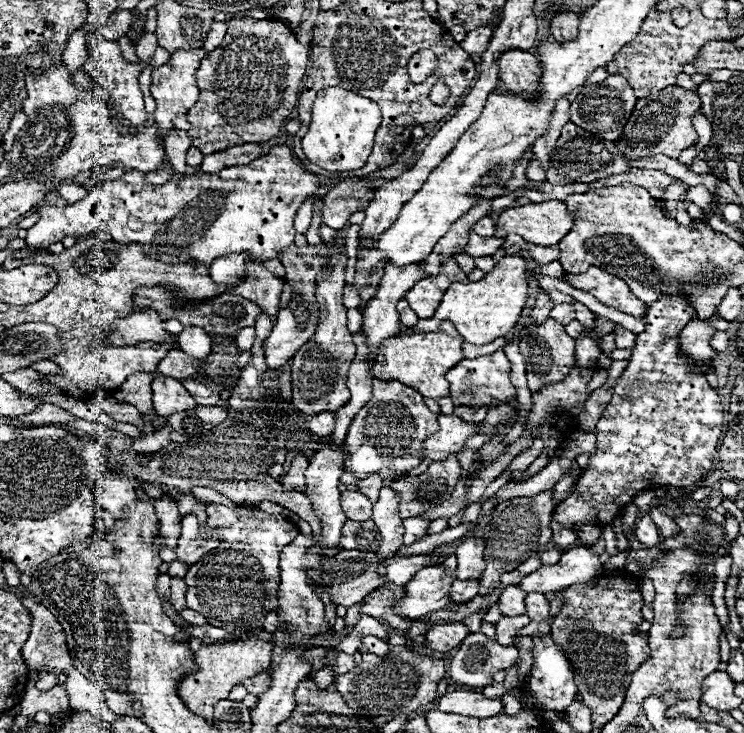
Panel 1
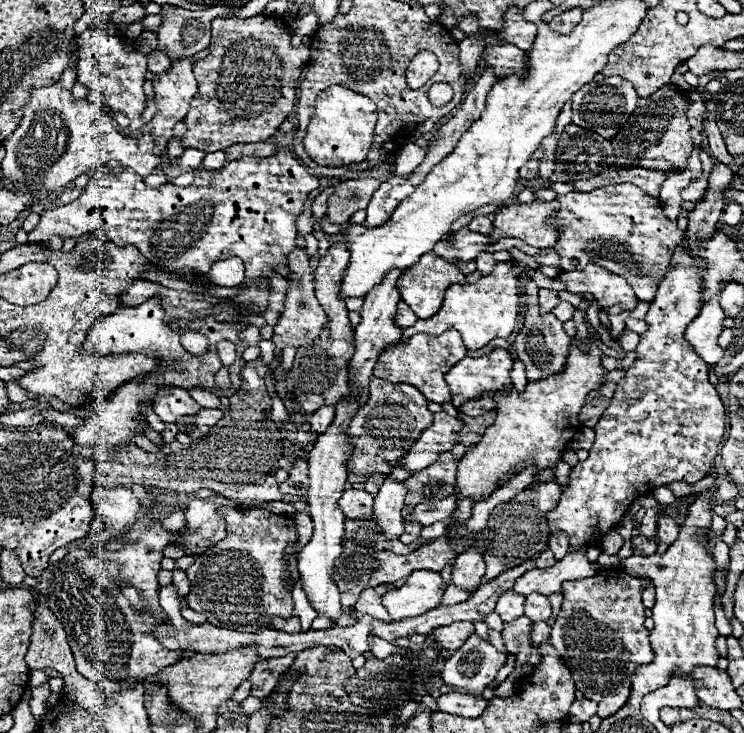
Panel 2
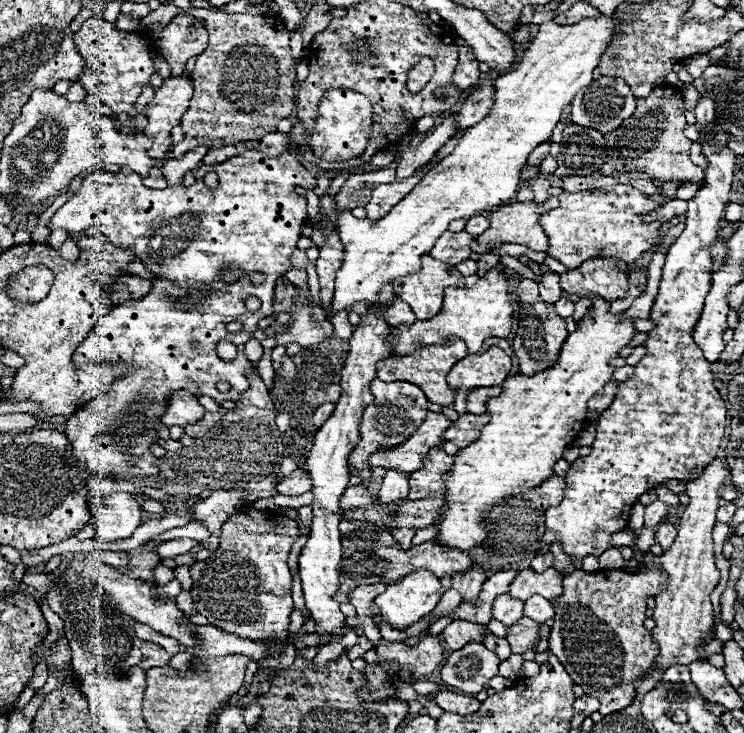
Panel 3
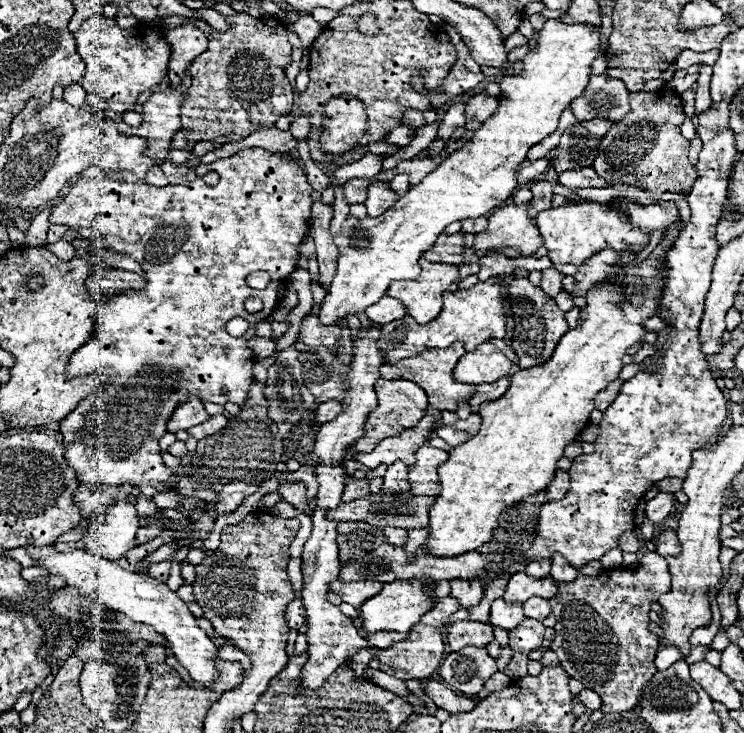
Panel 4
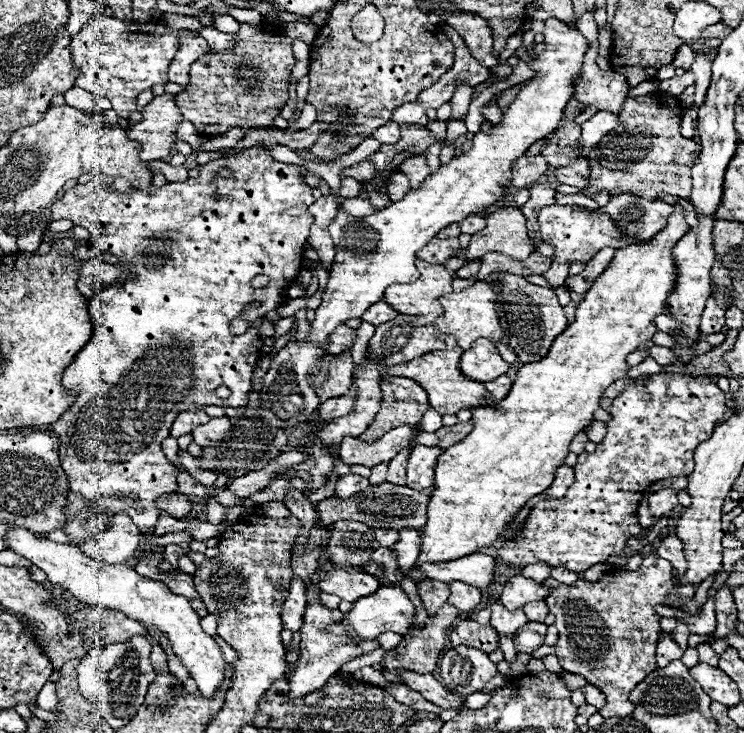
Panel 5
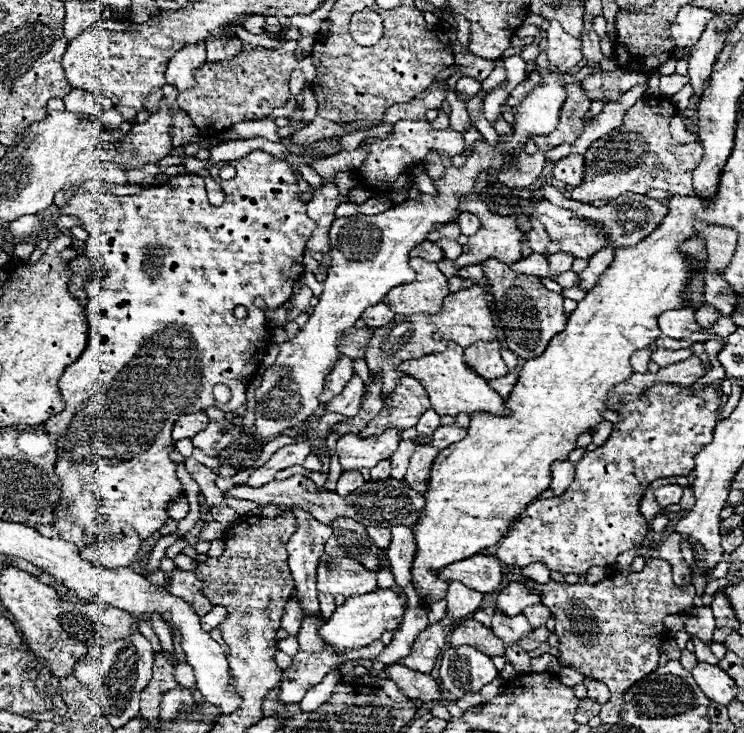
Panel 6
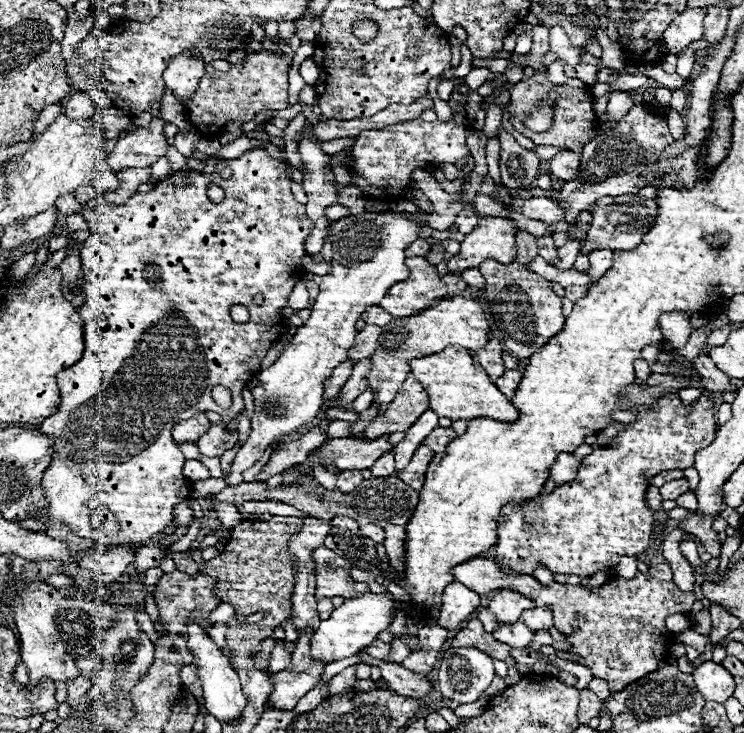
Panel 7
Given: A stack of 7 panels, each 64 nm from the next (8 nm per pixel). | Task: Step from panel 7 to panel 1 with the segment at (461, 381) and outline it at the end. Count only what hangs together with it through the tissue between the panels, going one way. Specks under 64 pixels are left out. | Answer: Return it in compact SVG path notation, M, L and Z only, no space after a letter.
M446 320L438 332L414 332L414 328L402 326L398 336L392 336L378 346L372 372L378 380L398 380L402 384L410 384L410 388L418 390L424 398L440 400L442 396L448 396L448 382L444 374L464 358L462 342L464 340L458 336L454 324Z

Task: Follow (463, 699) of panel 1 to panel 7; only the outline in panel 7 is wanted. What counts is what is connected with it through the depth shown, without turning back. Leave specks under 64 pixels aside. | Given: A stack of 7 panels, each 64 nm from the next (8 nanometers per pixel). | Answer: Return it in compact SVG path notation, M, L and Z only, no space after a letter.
M358 654L366 664L370 666L378 666L382 672L382 678L388 682L388 686L402 696L410 696L410 698L424 698L432 692L432 682L428 680L428 676L422 674L414 674L410 670L406 670L402 664L396 662L384 662L384 660L374 660L366 654Z

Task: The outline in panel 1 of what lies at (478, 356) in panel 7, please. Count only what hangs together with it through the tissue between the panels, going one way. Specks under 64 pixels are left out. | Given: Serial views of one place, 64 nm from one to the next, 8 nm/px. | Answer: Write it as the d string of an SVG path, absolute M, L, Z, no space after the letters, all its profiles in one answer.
M496 350L490 356L462 360L446 374L446 380L450 382L450 398L454 406L484 406L488 402L488 396L493 401L491 407L506 404L506 400L516 398L516 388L512 386L508 374L510 374L510 362L504 350Z

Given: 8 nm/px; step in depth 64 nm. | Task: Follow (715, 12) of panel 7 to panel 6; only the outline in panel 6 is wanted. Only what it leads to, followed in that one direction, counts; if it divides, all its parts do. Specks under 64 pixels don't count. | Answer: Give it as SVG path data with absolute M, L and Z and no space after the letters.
M716 16L708 22L706 30L702 32L702 38L694 46L694 52L692 52L692 58L688 64L688 76L692 78L690 84L692 84L696 96L702 94L702 86L710 78L716 54L720 52L726 34L728 34L728 28L726 28L724 18Z

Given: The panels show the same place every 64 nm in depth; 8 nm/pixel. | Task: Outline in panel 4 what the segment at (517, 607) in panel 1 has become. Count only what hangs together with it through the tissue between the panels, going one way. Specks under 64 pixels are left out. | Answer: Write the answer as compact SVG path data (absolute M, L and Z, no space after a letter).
M498 598L492 602L492 612L490 612L490 624L500 626L504 630L516 628L524 620L522 604L506 604L504 598Z

